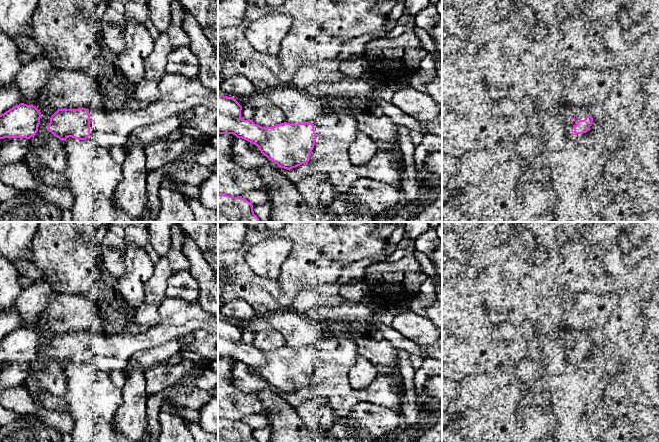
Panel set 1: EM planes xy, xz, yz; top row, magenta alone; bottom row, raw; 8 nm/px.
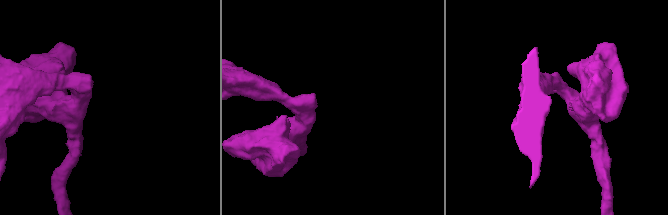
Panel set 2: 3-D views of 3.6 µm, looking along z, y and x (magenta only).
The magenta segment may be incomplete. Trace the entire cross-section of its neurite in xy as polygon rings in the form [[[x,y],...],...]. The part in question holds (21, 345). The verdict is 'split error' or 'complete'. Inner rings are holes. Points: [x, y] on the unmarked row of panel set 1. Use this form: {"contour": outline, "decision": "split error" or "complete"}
{"contour": [[[21,327],[0,339],[0,363],[35,360],[41,336],[33,329]]], "decision": "complete"}

